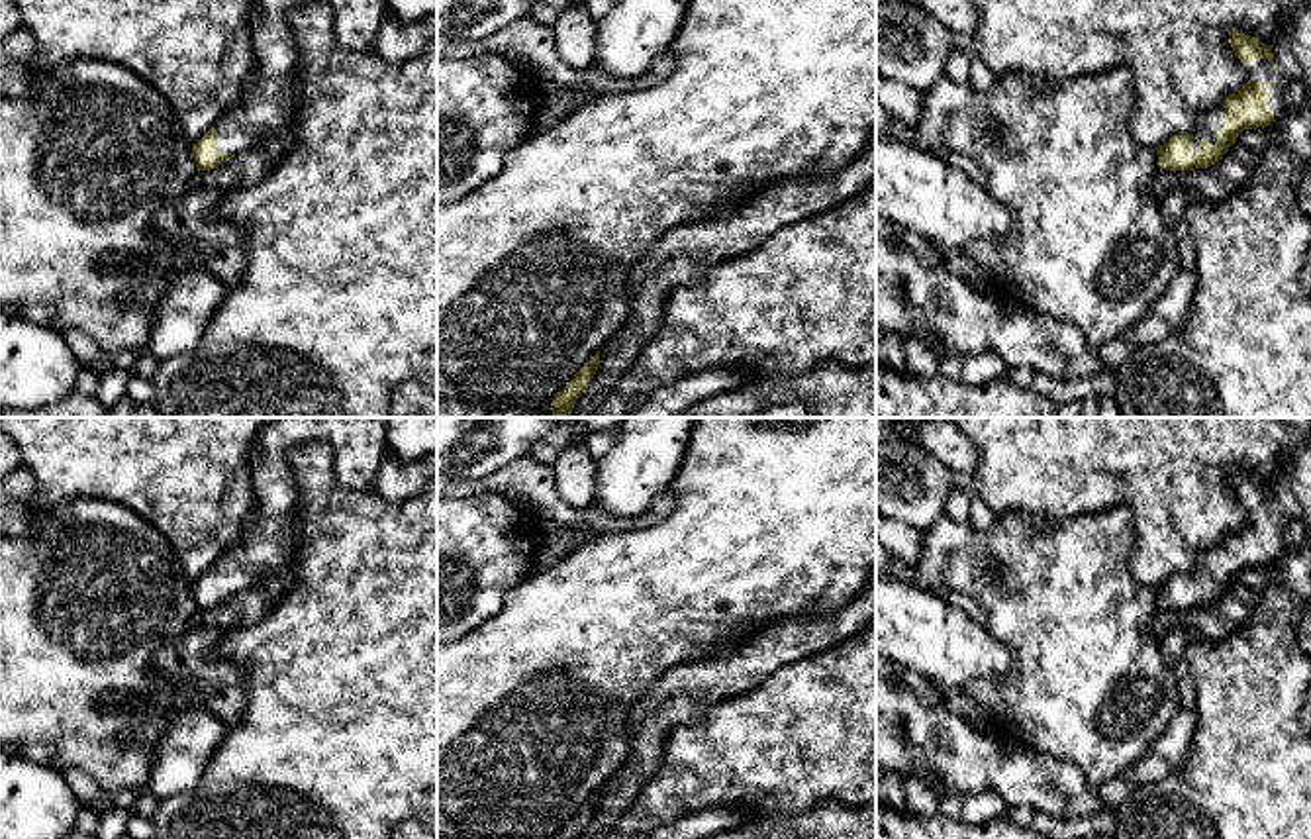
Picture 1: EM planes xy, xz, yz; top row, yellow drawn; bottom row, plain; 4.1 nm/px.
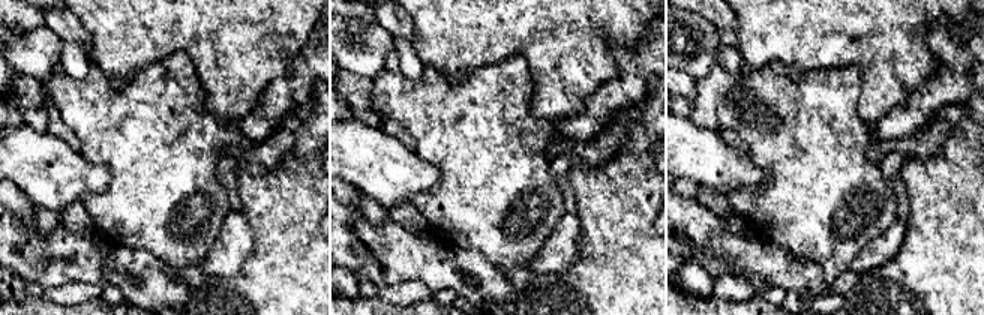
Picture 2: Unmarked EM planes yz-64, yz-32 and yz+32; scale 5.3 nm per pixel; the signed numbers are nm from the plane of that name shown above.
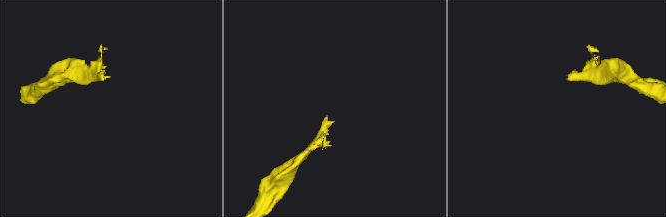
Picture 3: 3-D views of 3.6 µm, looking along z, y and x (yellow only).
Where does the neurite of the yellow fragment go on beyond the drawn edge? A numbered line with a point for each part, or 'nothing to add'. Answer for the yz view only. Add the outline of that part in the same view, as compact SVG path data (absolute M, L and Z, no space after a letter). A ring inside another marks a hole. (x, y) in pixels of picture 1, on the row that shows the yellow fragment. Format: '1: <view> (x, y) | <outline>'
1: yz (1292, 48) | M1311 0L1299 4L1282 24L1272 41L1274 59L1252 59L1244 65L1248 80L1268 86L1266 108L1280 118L1284 110L1284 82L1297 80L1311 96Z
2: yz (1210, 122) | M1219 104L1209 112L1199 116L1193 135L1193 149L1201 149L1201 139L1205 137L1211 145L1217 143L1217 131L1225 125L1225 106Z

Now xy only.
1: xy (269, 97) | M255 0L249 33L257 67L241 106L216 123L219 153L251 151L261 137L294 123L300 59L288 16L306 2L314 0Z

